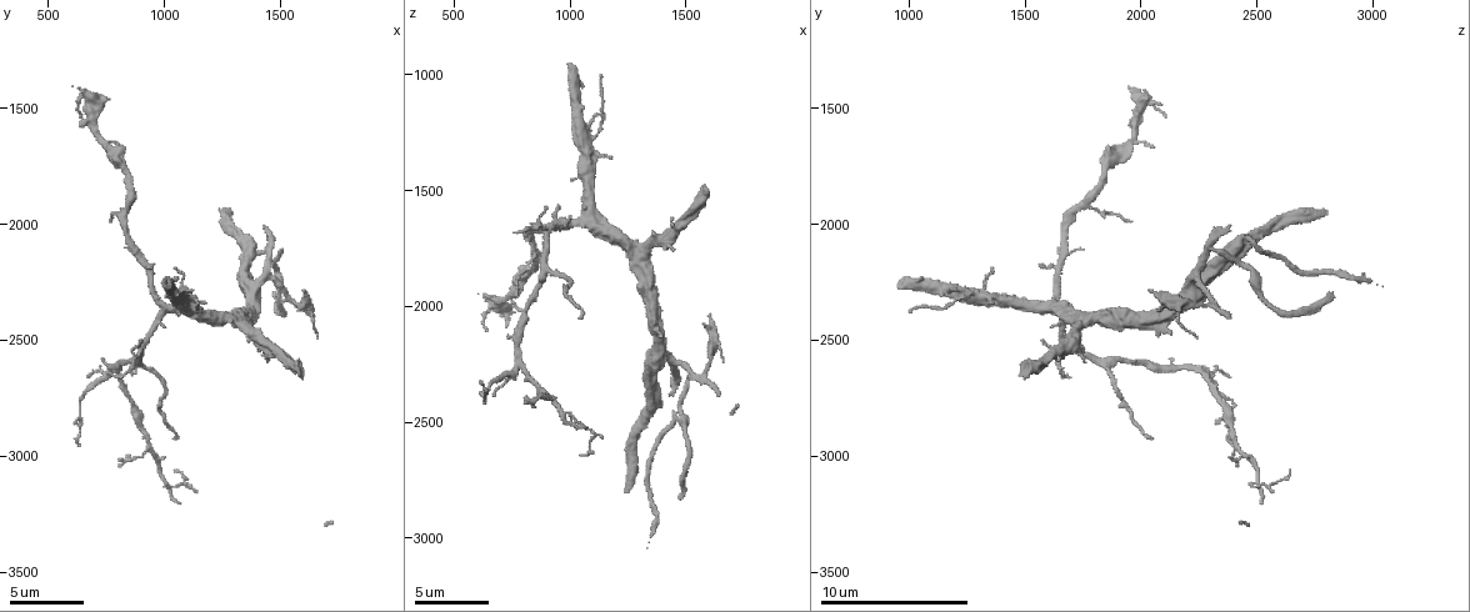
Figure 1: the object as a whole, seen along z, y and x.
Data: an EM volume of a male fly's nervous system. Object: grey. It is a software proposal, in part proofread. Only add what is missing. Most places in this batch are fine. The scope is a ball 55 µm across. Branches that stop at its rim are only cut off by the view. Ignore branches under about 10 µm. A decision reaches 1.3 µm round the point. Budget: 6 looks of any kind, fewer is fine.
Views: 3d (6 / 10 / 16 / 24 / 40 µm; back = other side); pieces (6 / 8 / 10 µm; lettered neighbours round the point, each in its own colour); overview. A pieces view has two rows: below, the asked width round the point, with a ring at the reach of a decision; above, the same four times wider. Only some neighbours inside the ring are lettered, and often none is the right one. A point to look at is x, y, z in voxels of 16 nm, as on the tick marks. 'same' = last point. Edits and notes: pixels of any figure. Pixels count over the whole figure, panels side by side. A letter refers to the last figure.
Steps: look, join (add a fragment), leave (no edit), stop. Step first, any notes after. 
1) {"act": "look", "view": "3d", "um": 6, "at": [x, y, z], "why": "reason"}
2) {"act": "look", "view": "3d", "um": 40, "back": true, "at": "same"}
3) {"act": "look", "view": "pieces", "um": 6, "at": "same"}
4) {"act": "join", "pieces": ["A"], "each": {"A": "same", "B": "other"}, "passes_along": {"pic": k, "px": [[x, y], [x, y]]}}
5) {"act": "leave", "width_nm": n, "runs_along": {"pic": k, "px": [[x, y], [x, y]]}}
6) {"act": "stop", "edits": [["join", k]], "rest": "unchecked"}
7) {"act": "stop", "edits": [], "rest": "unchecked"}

{"act": "look", "view": "pieces", "um": 8, "at": [1050, 3210, 2530], "why": "free end"}

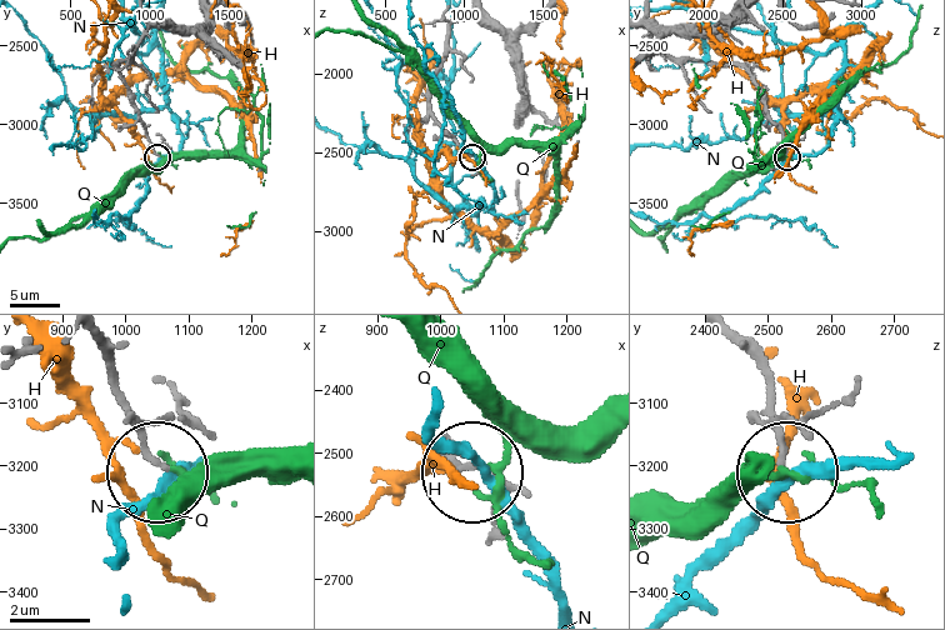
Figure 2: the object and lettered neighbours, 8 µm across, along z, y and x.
{"act": "leave", "width_nm": 140, "each": {"H": "other", "N": "other", "Q": "other"}, "runs_along": {"pic": 2, "px": [[91, 340], [133, 430], [163, 468]]}, "found": "no lettered fragment goes on from it"}

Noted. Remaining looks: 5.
{"act": "look", "view": "pieces", "um": 10, "at": [1050, 2910, 2050], "why": "an open end"}

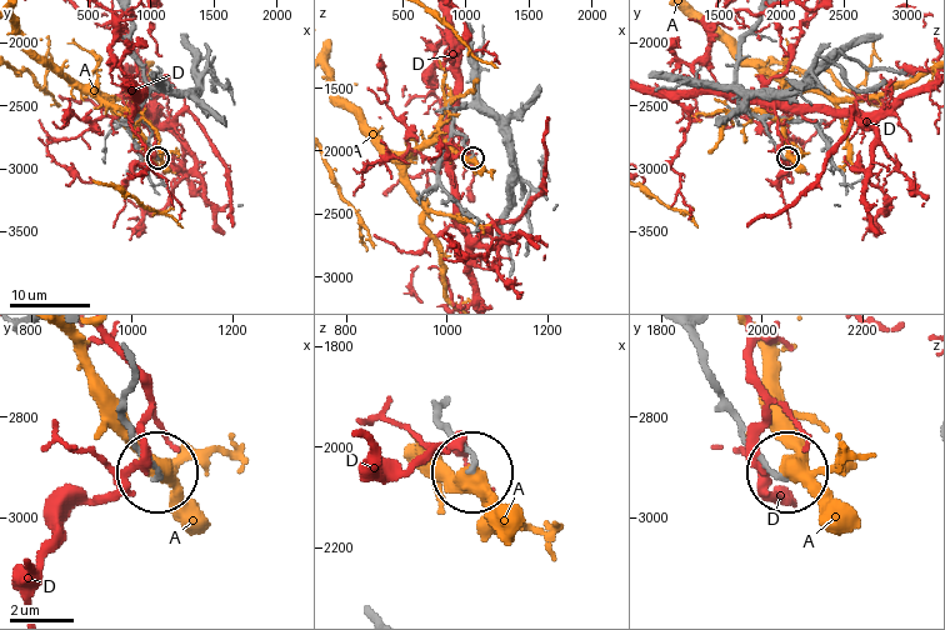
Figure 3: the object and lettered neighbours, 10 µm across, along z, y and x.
{"act": "leave", "each": {"A": "other", "D": "other"}, "runs_along": {"pic": 3, "px": [[441, 403], [439, 419], [471, 468]]}, "found": "no lettered fragment goes on from it"}

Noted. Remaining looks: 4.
{"act": "look", "view": "3d", "um": 10, "at": [760, 2640, 1680], "why": "free end"}

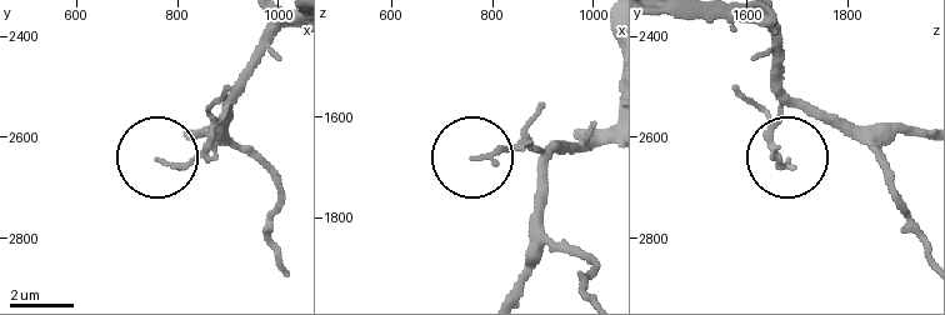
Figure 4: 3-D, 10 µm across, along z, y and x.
{"act": "look", "view": "pieces", "um": 10, "at": [770, 2650, 1685]}

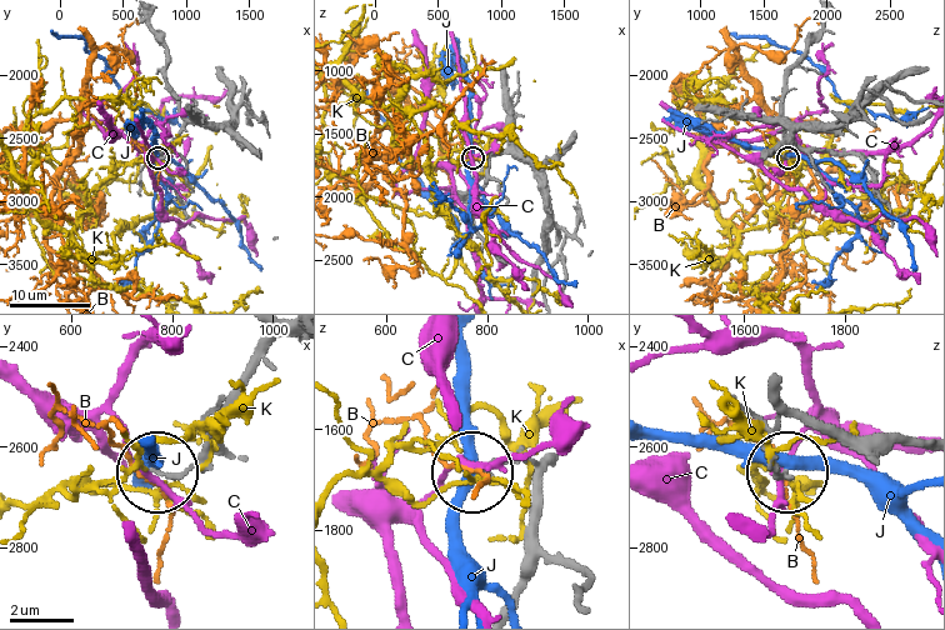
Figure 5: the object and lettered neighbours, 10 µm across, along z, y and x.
{"act": "leave", "width_nm": 150, "each": {"B": "other", "C": "other", "J": "other", "K": "other"}, "runs_along": {"pic": 5, "px": [[784, 401], [768, 446], [784, 471]]}, "found": "no lettered fragment goes on from it"}

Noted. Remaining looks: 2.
{"act": "stop", "edits": [], "rest": "unchecked"}

